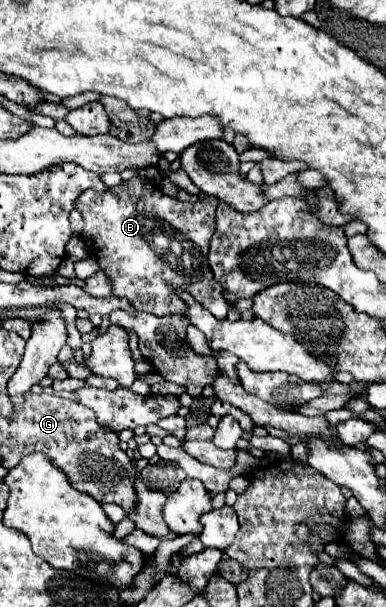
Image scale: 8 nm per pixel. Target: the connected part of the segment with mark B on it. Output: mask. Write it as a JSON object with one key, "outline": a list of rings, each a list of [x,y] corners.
{"outline":[[[135,176],[107,192],[83,192],[75,208],[85,222],[83,242],[87,252],[95,256],[101,270],[111,280],[115,296],[127,298],[139,312],[155,316],[183,314],[183,300],[167,288],[167,282],[171,282],[177,292],[187,290],[213,316],[225,318],[229,302],[207,264],[217,204],[219,200],[215,200],[215,196],[201,196],[195,204],[173,200],[163,194],[159,186],[151,186]]]}

